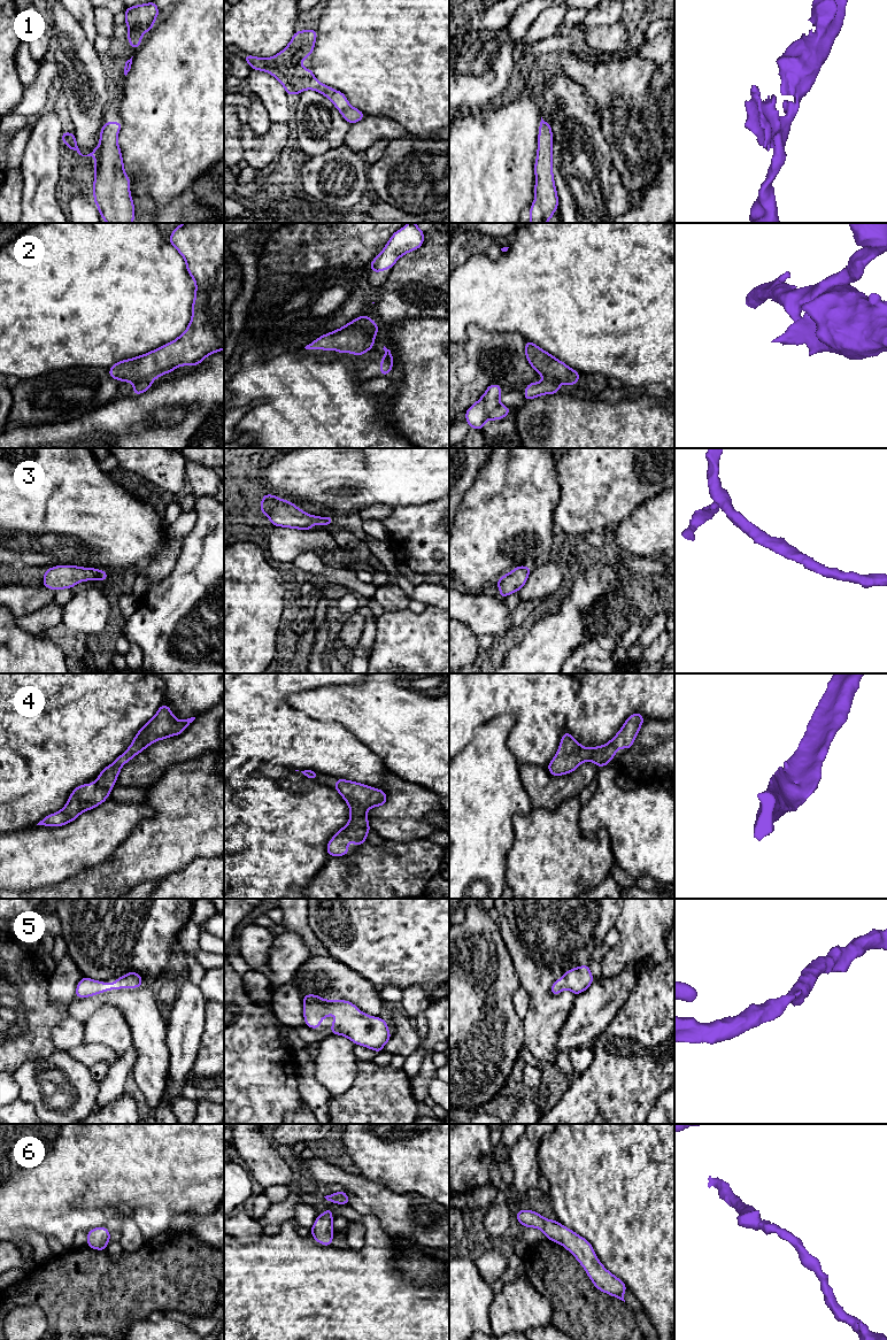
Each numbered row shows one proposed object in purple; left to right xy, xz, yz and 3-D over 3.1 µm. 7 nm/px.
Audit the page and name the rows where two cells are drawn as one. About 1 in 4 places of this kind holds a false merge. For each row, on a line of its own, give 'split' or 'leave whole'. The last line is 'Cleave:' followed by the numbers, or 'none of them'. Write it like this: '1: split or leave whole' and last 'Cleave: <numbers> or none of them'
1: leave whole
2: split
3: leave whole
4: leave whole
5: leave whole
6: leave whole
Cleave: 2

